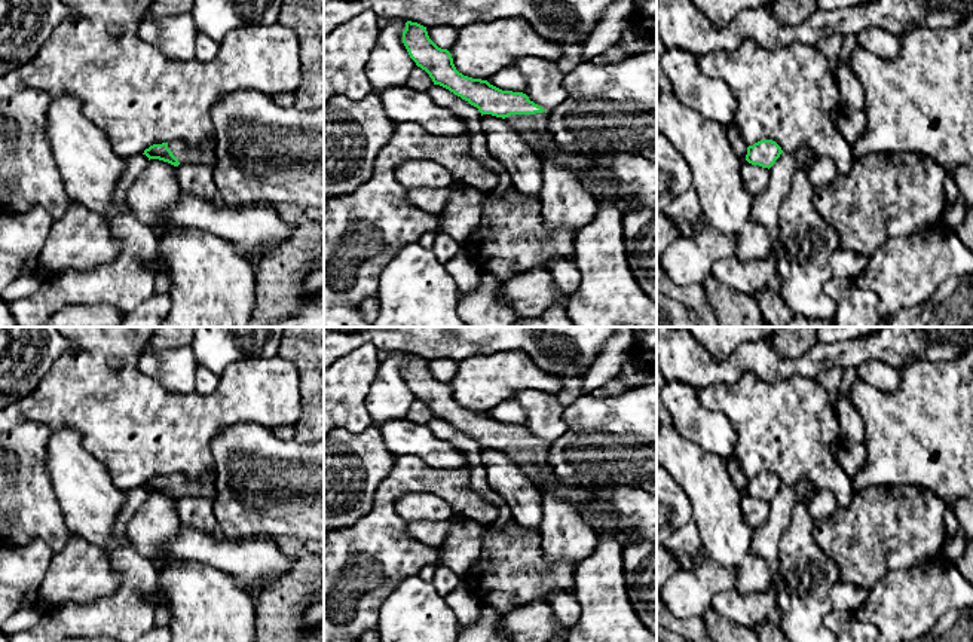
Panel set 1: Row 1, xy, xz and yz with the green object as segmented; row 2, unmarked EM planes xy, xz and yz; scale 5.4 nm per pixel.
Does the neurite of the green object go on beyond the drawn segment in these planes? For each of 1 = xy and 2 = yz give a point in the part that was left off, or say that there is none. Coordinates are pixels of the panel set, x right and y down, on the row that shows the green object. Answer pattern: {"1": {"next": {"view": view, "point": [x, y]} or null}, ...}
{"1": {"next": {"view": "xy", "point": [205, 152]}}, "2": {"next": null}}

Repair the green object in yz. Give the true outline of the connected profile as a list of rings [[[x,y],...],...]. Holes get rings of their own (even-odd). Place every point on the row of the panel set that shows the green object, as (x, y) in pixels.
[[[761,140],[747,147],[746,160],[752,165],[771,168],[783,153],[781,147],[772,140]]]

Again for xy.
[[[169,141],[162,144],[153,144],[144,150],[149,160],[159,159],[174,166],[187,162],[204,162],[212,165],[215,160],[215,144],[205,141],[199,146],[190,146],[184,141]]]

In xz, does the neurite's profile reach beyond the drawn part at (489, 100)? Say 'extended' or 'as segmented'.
extended

